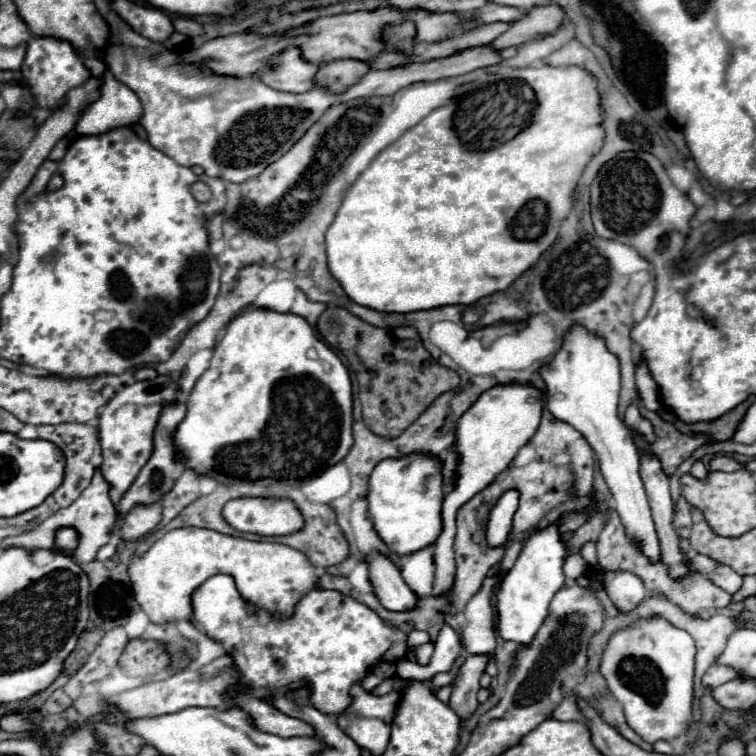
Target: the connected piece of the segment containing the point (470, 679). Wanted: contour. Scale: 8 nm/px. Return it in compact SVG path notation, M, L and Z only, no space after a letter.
M468 655L464 661L464 667L460 667L460 675L456 675L452 683L452 695L448 705L456 715L460 715L462 721L470 719L472 713L478 707L478 689L480 689L480 675L484 673L484 667L488 663L486 655Z

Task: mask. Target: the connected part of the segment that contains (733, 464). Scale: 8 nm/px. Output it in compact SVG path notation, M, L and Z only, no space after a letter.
M716 455L708 463L708 471L736 471L736 467L740 467L740 461L730 455Z

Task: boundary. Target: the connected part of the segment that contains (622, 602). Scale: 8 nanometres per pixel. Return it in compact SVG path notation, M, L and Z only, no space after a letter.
M626 571L620 573L604 573L602 585L612 599L612 603L622 611L628 613L640 603L640 585L642 581Z

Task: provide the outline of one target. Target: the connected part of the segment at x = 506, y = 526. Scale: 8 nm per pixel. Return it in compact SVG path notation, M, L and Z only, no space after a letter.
M506 491L490 511L486 537L492 547L506 543L506 537L512 527L512 515L516 509L518 509L518 491Z

